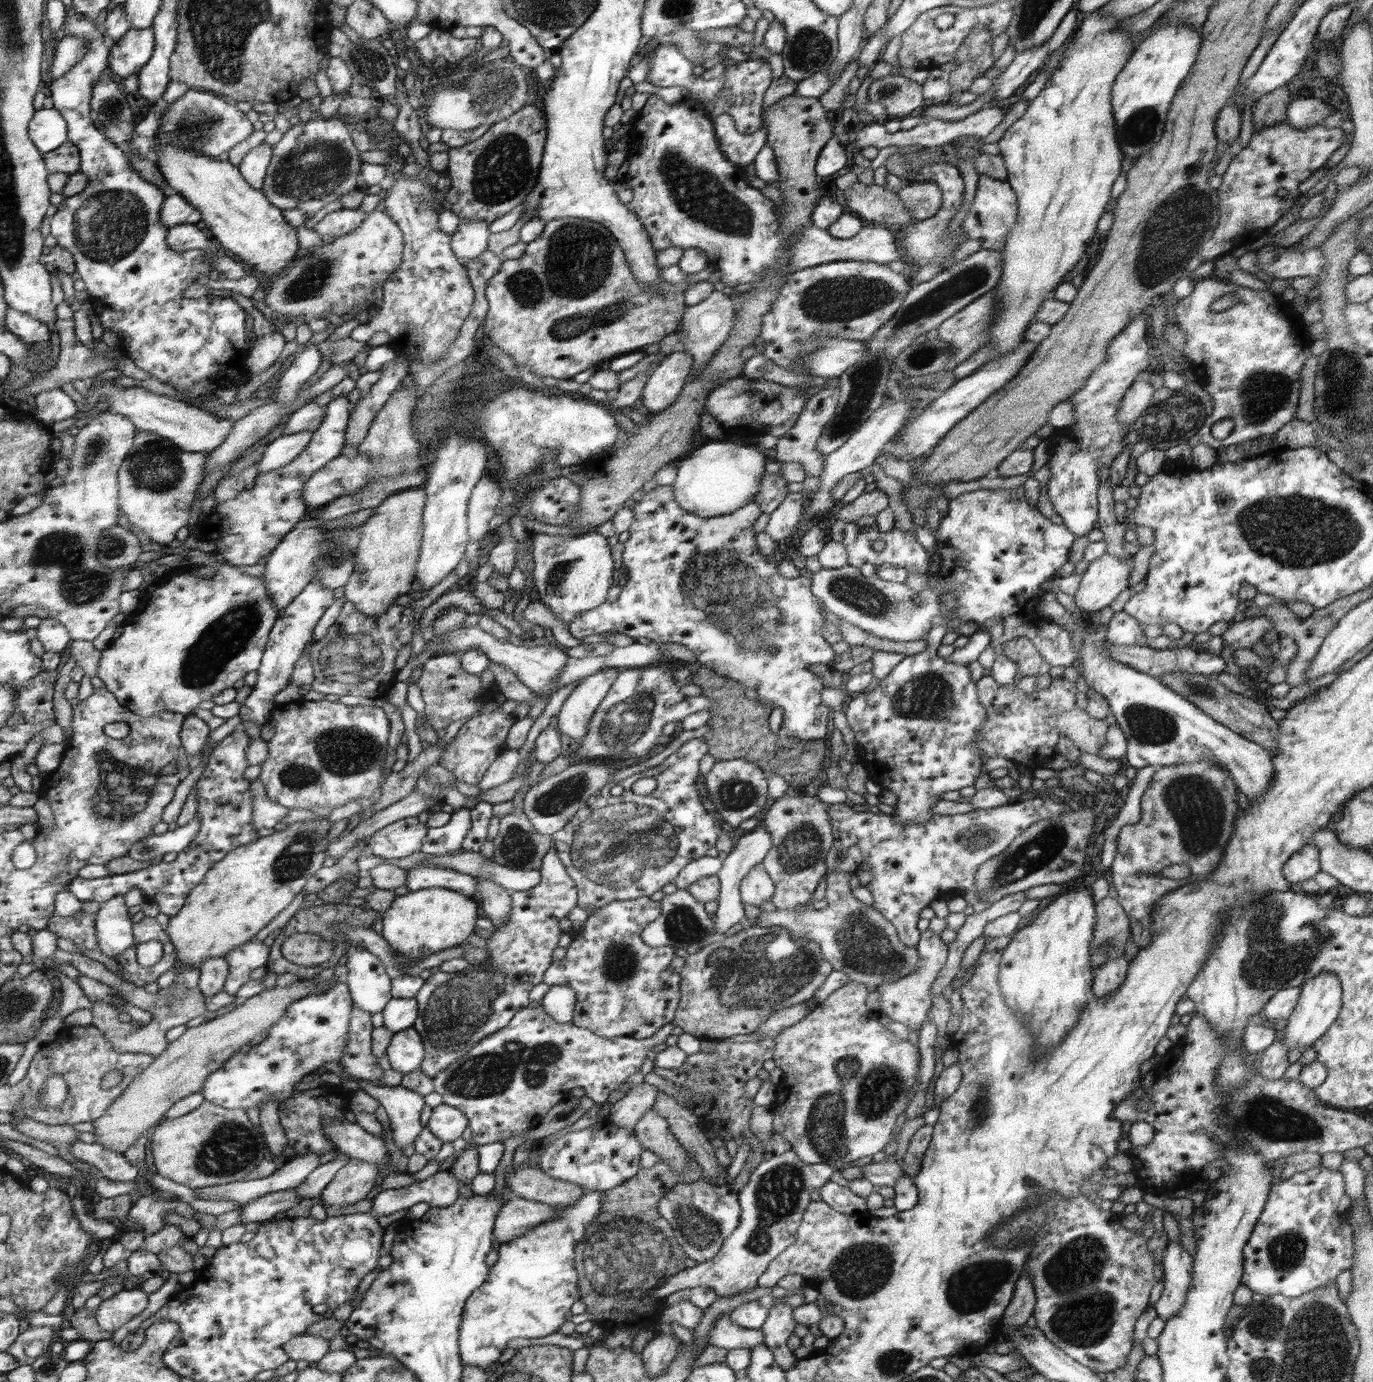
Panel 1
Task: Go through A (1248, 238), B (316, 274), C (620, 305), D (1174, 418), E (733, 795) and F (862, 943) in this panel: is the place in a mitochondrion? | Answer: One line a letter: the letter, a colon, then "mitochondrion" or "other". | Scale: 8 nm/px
A: other
B: mitochondrion
C: mitochondrion
D: mitochondrion
E: mitochondrion
F: mitochondrion

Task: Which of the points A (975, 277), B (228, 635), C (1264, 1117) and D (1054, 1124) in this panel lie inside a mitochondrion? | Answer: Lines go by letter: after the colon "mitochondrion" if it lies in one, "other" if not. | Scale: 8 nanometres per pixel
A: mitochondrion
B: mitochondrion
C: mitochondrion
D: other

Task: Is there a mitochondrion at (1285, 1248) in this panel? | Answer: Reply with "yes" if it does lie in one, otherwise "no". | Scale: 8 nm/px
yes

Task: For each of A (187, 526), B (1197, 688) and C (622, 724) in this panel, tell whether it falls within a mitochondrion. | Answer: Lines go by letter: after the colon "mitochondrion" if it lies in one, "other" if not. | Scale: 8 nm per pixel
A: other
B: mitochondrion
C: mitochondrion

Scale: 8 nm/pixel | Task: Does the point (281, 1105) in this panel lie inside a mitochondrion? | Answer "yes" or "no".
no

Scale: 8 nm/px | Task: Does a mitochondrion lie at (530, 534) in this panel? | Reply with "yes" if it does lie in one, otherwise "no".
no

